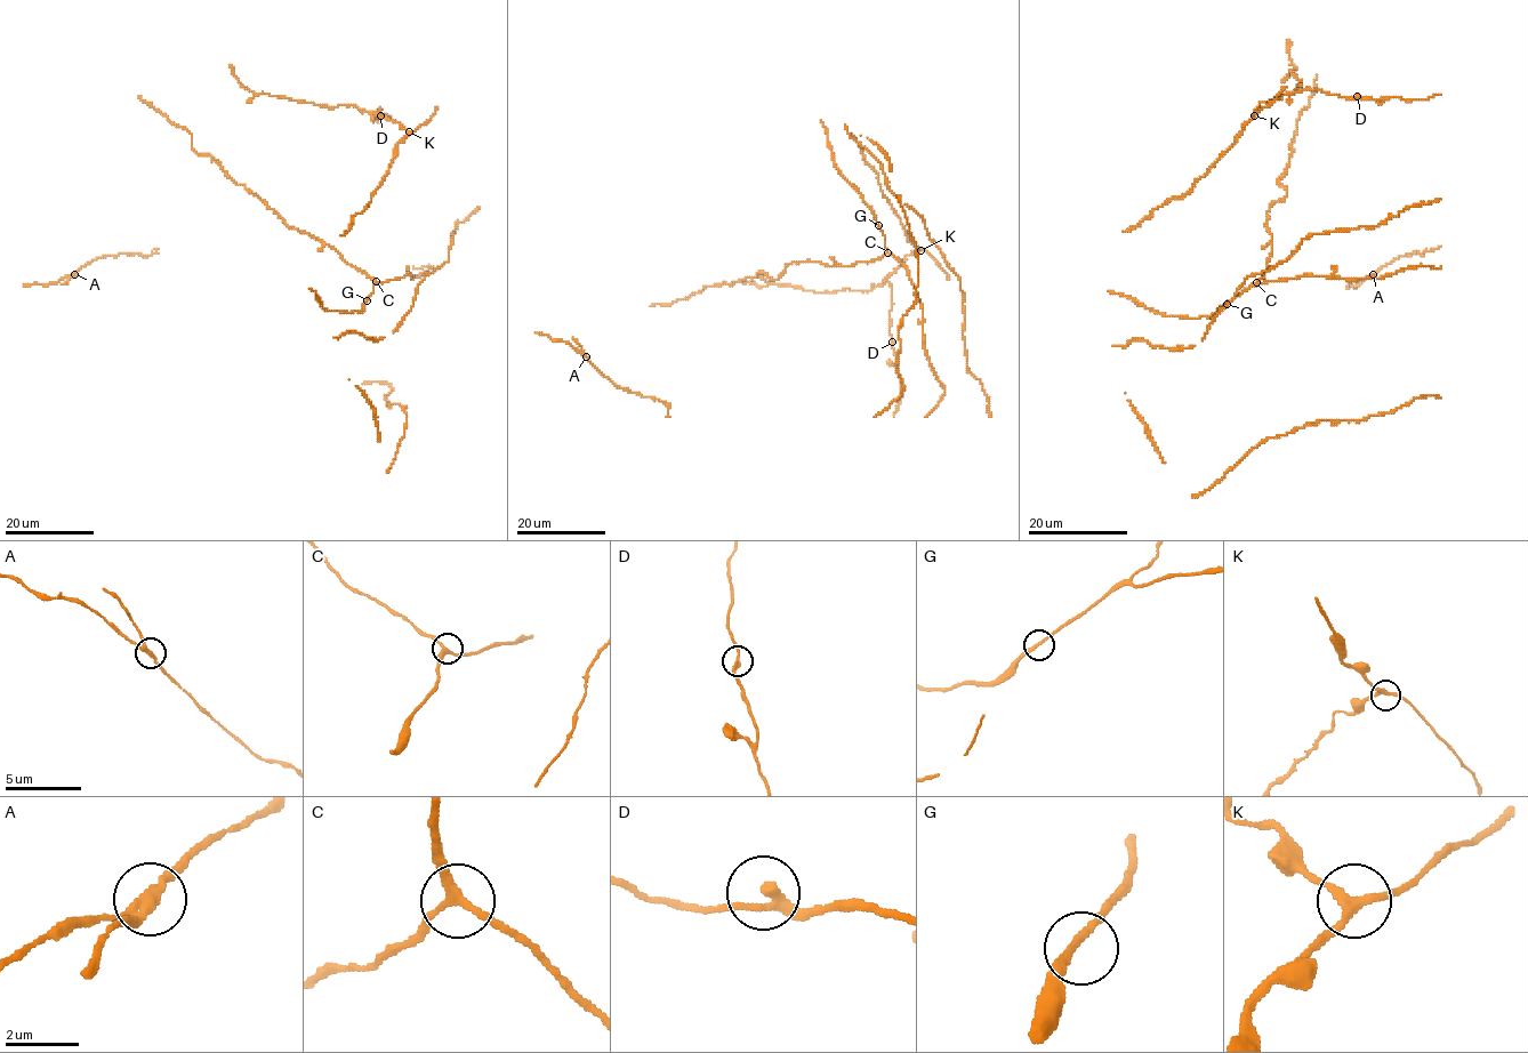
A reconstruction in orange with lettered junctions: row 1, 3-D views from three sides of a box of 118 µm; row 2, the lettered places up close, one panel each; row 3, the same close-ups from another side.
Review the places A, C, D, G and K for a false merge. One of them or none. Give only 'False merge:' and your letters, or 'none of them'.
False merge: A

